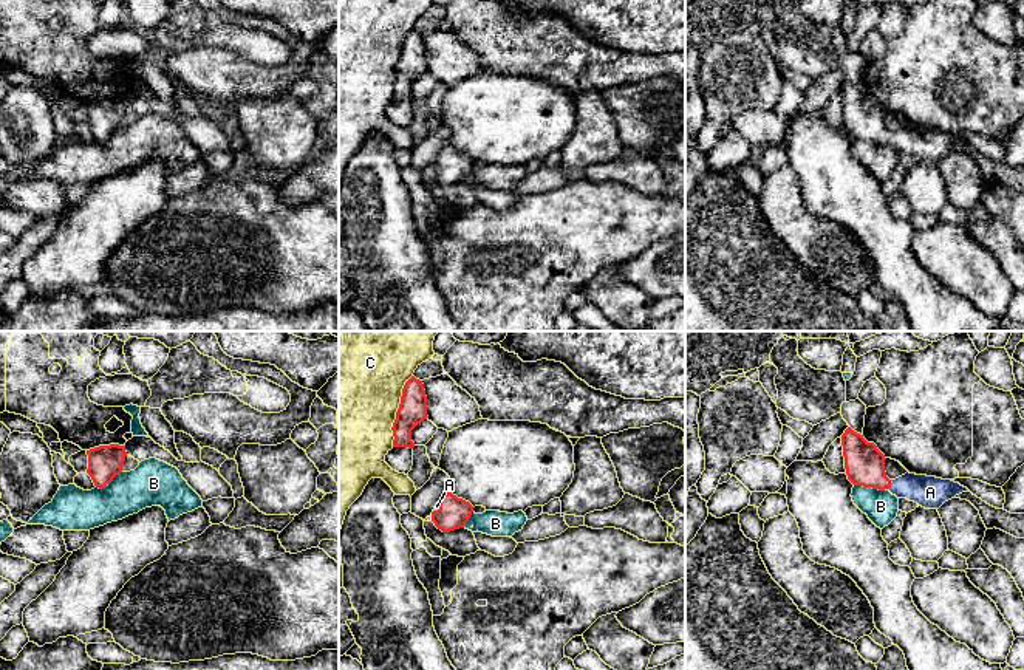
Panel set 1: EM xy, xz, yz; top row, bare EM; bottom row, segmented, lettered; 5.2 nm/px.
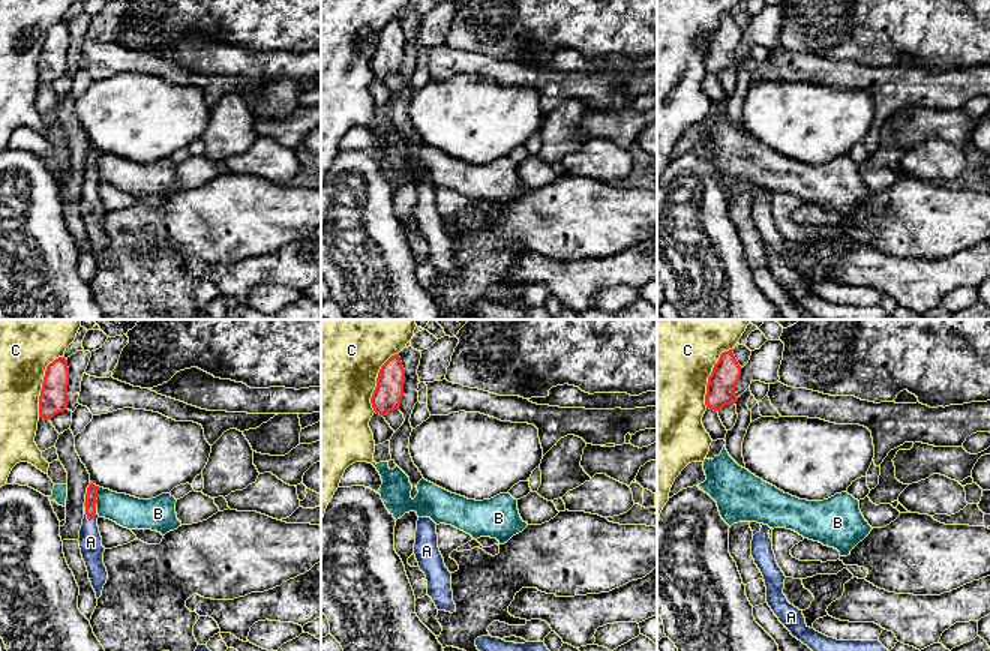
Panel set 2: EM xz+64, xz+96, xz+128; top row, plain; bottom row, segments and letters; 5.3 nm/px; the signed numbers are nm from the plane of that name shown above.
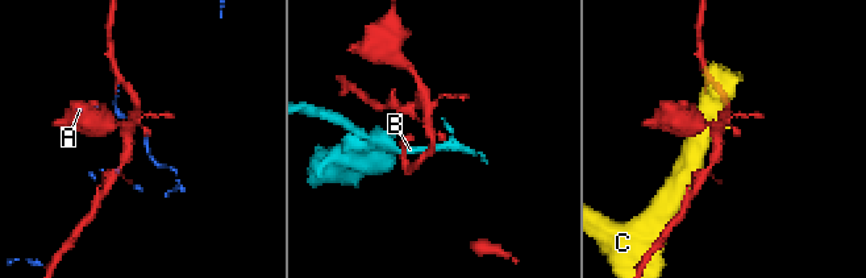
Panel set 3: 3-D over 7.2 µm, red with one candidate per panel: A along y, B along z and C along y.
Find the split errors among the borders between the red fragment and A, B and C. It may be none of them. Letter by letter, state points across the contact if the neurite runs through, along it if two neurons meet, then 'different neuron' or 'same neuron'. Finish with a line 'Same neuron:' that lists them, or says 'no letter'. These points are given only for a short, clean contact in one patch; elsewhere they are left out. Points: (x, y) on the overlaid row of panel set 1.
A: same neuron
B: border yz (854, 485), (885, 489); different neuron
C: different neuron
Same neuron: A

